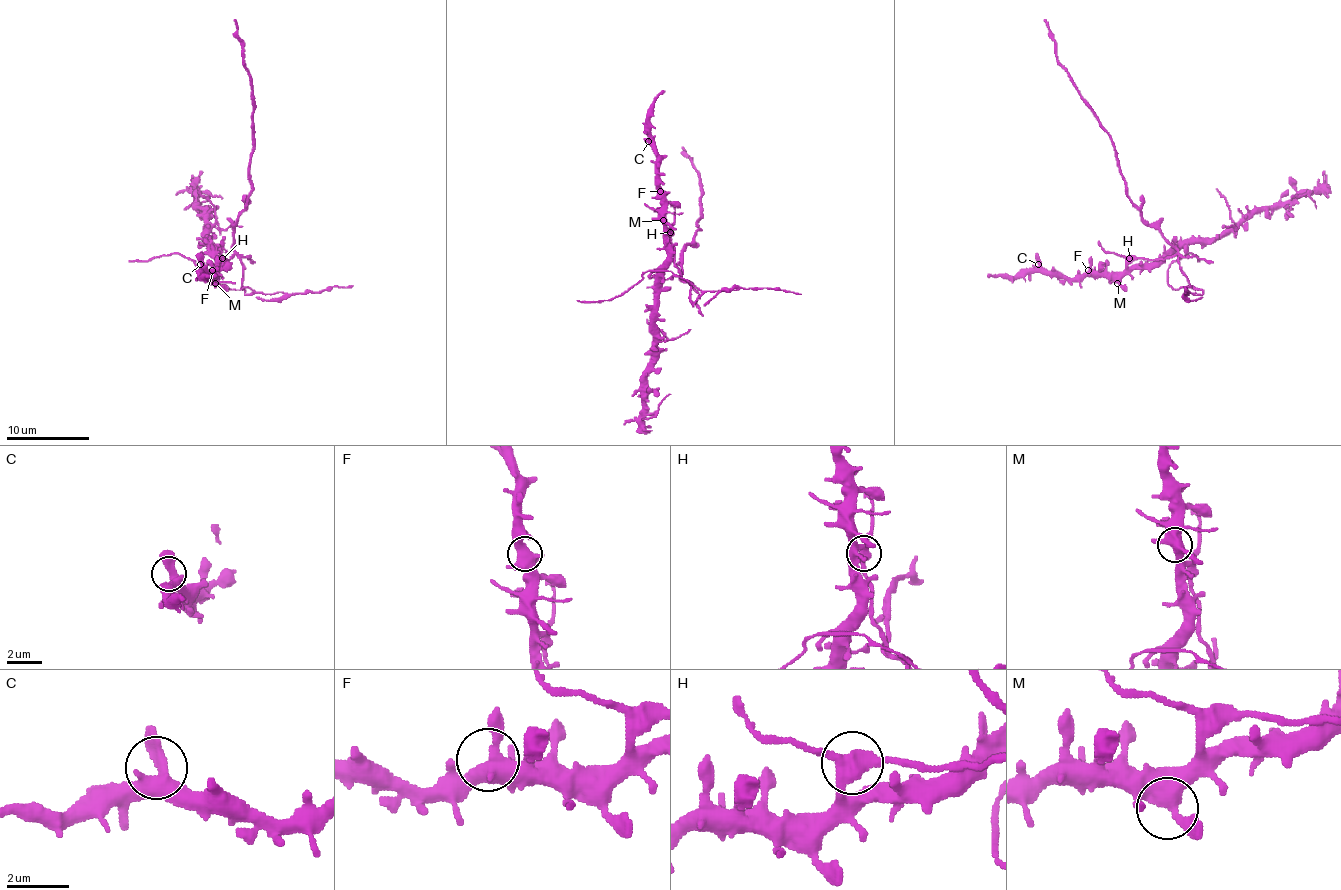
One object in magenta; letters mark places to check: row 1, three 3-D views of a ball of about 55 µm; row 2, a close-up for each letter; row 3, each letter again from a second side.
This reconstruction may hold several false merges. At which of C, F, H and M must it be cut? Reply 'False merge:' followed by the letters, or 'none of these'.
False merge: H

